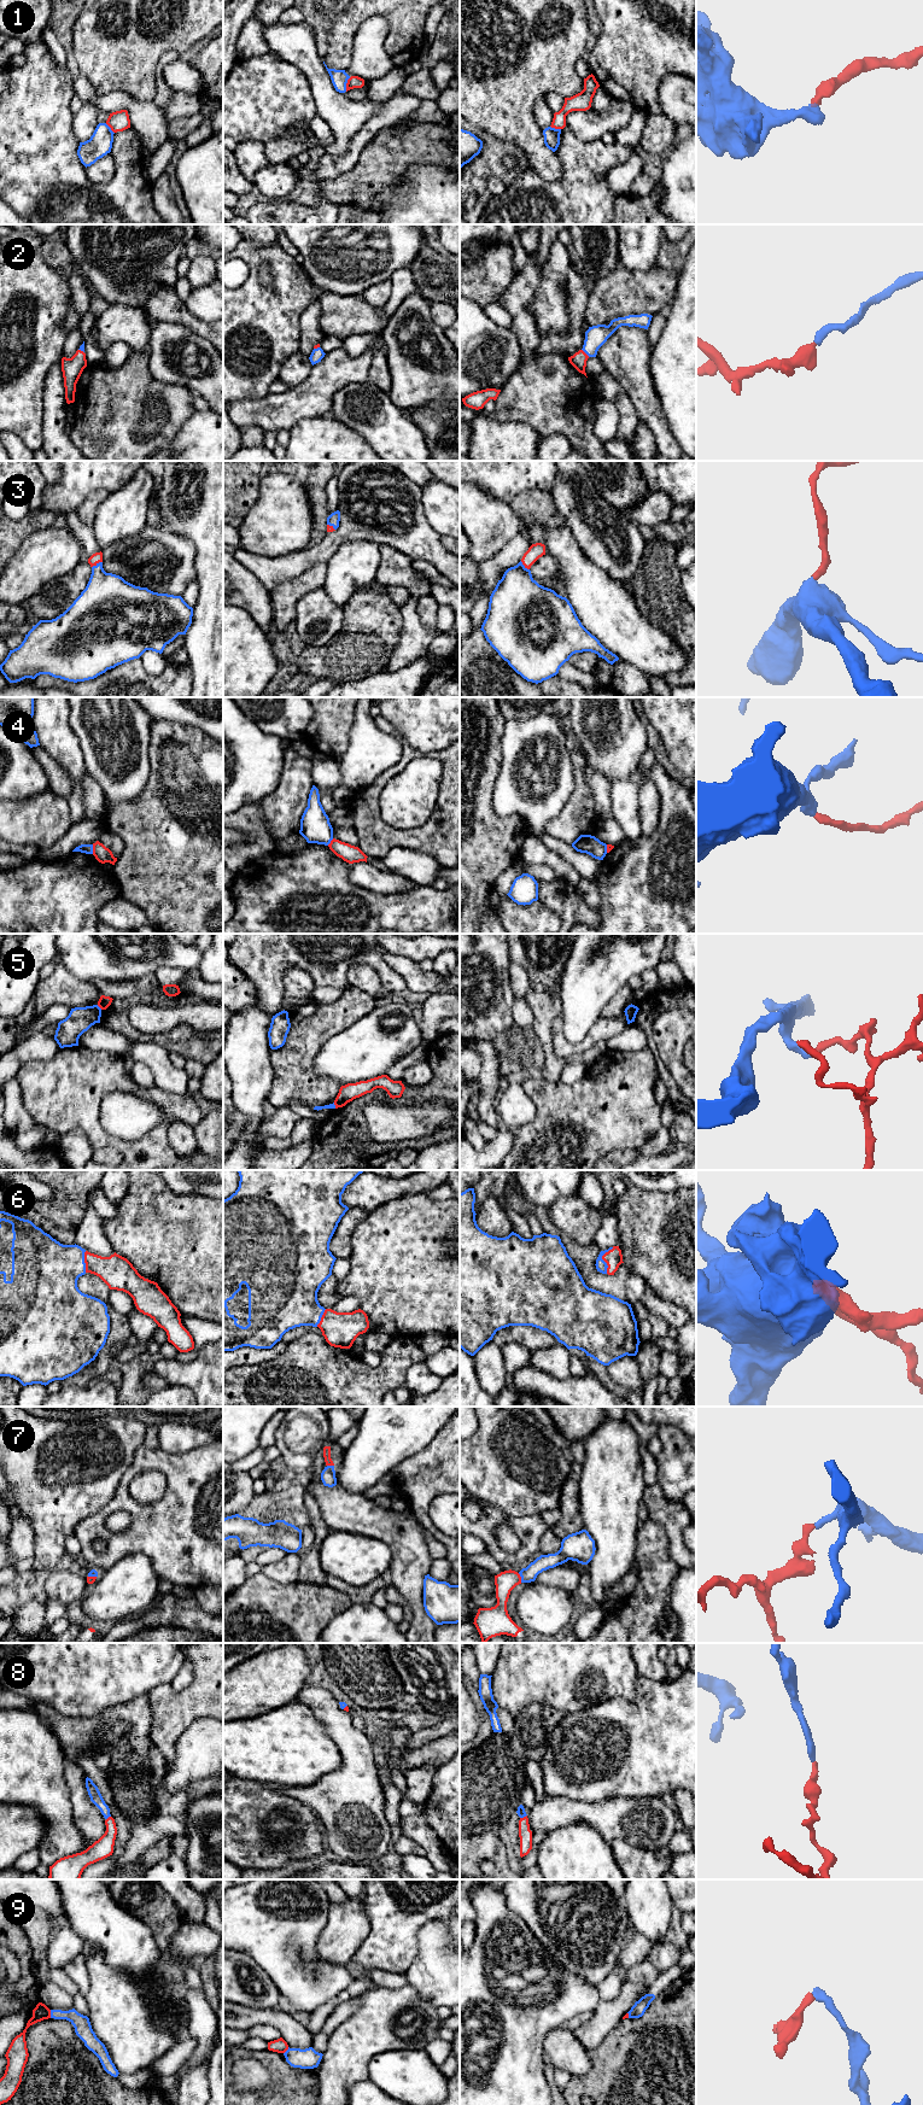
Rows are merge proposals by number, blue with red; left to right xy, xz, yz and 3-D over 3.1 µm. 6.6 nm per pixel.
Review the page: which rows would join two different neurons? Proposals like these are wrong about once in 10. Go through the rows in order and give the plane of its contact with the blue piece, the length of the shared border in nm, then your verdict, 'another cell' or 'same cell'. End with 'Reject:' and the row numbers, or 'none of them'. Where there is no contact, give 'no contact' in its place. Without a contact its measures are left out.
1: contact in xz; length 100 nm; same cell
2: contact in yz; length 80 nm; same cell
3: contact in xy; length 80 nm; same cell
4: contact in xy; length 60 nm; another cell
5: contact in xy; length 50 nm; another cell
6: contact in yz; length 180 nm; same cell
7: contact in yz; length 70 nm; same cell
8: contact in yz; length 50 nm; same cell
9: contact in xy; length 60 nm; another cell
Reject: 4, 5, 9

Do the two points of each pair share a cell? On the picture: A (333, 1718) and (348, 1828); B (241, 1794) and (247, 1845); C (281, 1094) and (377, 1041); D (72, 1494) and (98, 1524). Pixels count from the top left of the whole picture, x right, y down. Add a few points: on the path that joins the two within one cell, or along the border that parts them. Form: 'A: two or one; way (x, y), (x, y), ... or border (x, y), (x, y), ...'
A: one; way (350, 1746), (350, 1800)
B: one; way (241, 1806), (241, 1818), (247, 1824), (247, 1832)
C: two; border (321, 1046), (314, 1058), (314, 1071), (340, 1086)
D: two; border (114, 1497), (95, 1513), (82, 1519), (72, 1533)

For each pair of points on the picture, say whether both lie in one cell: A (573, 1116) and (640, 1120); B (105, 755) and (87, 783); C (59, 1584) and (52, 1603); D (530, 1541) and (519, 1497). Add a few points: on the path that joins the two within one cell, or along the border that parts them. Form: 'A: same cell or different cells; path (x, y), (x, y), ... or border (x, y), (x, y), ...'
A: same cell; path (590, 1116), (623, 1116)
B: different cells; border (87, 771), (101, 789), (105, 799)
C: different cells; border (48, 1598), (56, 1598), (65, 1607)
D: different cells; border (496, 1508), (510, 1516), (541, 1515)

